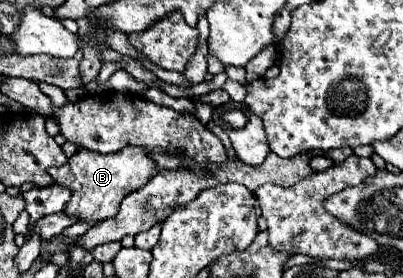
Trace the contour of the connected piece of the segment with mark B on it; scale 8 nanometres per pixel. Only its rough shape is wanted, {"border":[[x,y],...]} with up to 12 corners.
{"border":[[80,149],[48,173],[64,211],[98,223],[154,177],[148,151]]}

